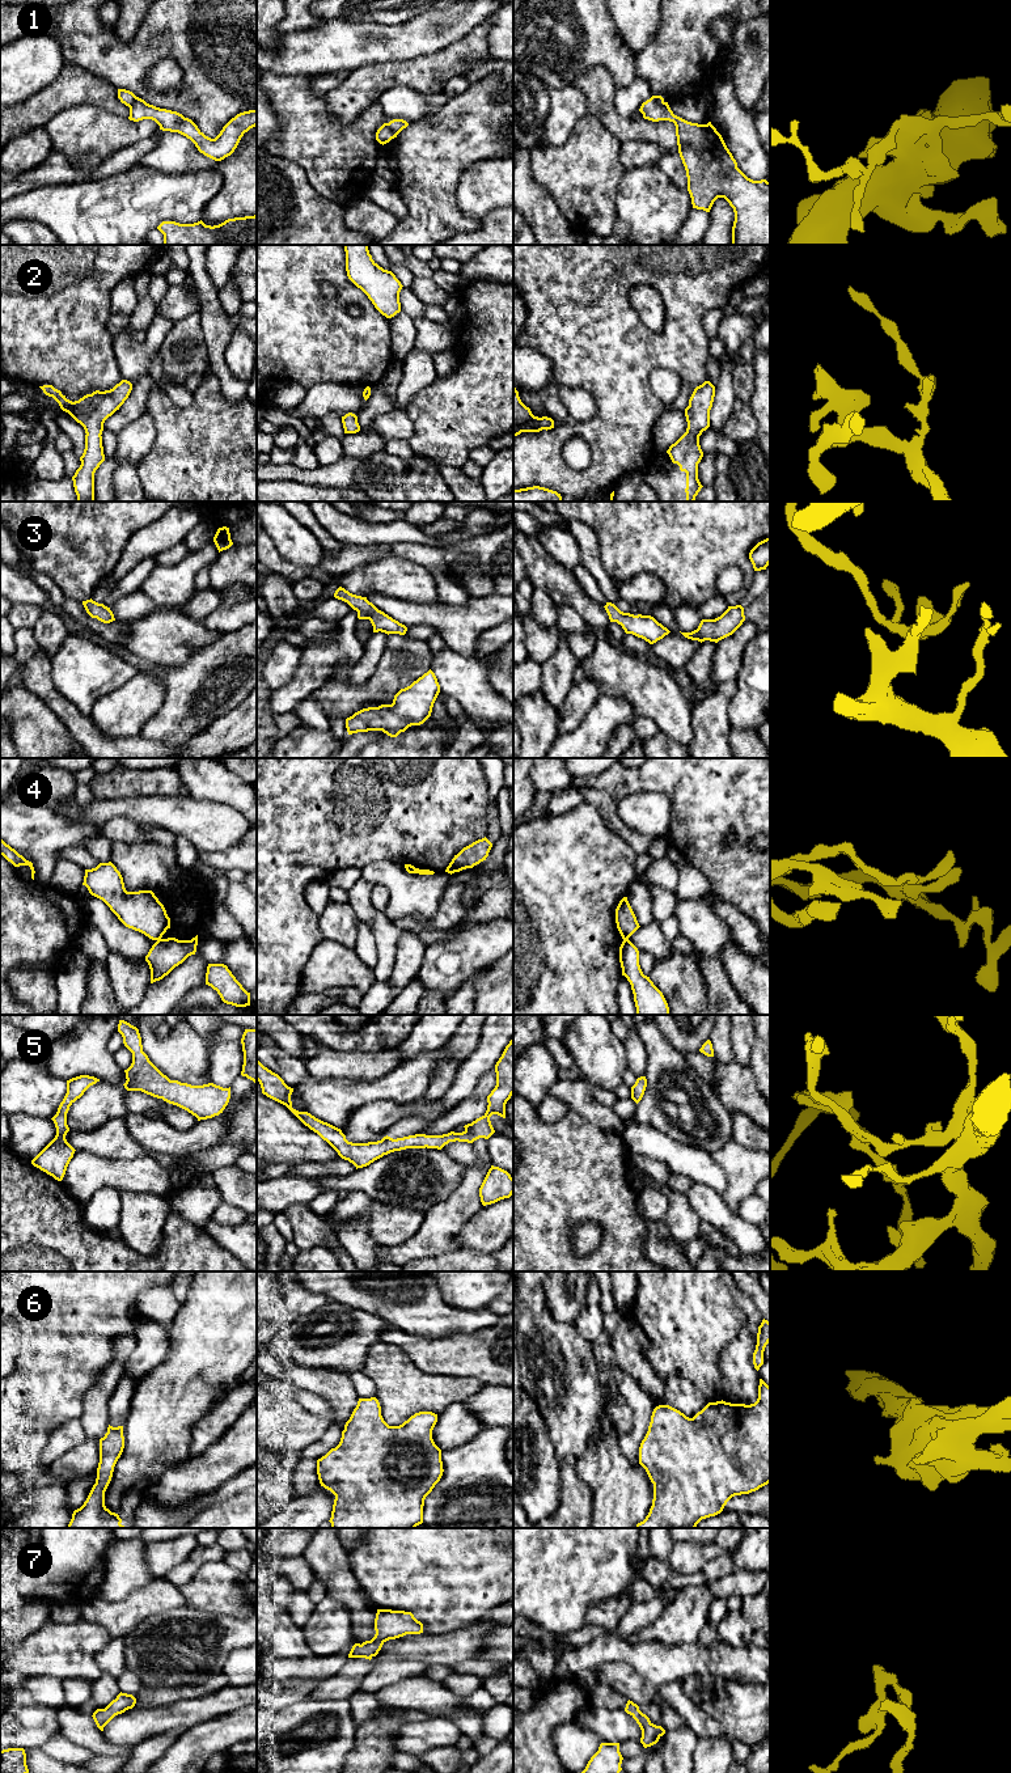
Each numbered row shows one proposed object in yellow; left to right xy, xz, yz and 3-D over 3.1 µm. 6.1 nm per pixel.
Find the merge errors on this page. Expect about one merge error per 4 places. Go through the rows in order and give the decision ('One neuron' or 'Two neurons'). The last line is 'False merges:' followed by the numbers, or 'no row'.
1: Two neurons
2: One neuron
3: One neuron
4: Two neurons
5: One neuron
6: One neuron
7: One neuron
False merges: 1, 4

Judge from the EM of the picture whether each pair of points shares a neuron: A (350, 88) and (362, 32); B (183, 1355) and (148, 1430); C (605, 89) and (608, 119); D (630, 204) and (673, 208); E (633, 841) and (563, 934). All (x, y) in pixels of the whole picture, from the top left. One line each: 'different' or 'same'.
A: different
B: same
C: same
D: same
E: different

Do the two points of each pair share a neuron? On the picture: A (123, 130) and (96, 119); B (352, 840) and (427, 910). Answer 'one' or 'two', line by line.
A: one
B: two

